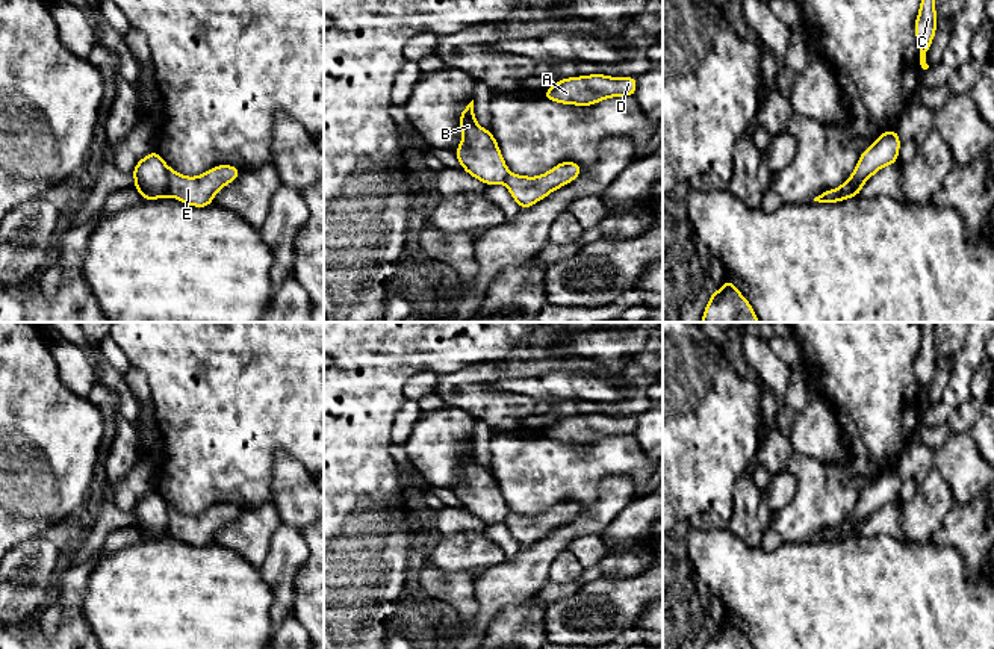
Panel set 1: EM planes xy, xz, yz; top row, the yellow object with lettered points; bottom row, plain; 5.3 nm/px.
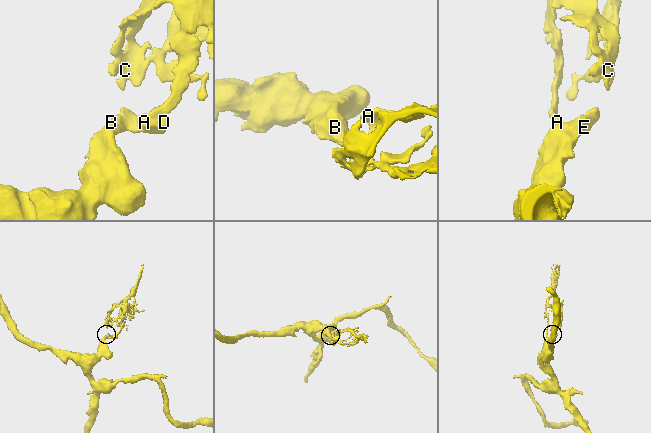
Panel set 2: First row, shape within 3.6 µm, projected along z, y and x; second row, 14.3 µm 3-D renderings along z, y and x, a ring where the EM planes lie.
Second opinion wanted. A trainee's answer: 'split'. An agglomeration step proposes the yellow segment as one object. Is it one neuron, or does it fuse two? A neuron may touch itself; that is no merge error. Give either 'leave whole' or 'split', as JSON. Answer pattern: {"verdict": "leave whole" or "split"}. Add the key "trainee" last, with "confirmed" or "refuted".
{"verdict": "split", "trainee": "confirmed"}

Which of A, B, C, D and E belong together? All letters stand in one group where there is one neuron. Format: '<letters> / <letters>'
A C D E / B

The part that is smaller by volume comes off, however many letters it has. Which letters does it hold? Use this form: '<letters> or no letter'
A, C, D, E

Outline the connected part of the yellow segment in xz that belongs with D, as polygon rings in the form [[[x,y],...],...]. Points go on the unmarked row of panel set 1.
[[[590,413],[570,418],[560,418],[543,431],[543,436],[561,443],[590,445],[610,436],[635,434],[635,416],[610,416]]]

